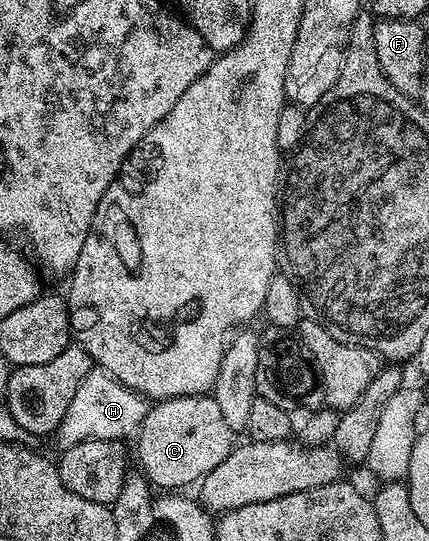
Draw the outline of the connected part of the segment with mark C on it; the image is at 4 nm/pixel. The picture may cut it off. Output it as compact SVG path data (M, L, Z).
M193 394L192 396L180 396L179 398L163 398L161 400L155 401L153 405L147 409L144 420L141 426L138 427L138 433L136 435L136 441L138 441L138 458L136 454L136 462L142 465L141 473L144 475L147 482L153 484L155 487L161 488L166 492L178 492L183 488L182 486L190 486L193 484L201 483L202 478L208 472L212 472L212 468L216 468L216 464L220 464L222 461L228 457L231 450L234 449L236 445L236 434L235 431L228 428L227 422L224 420L224 416L220 413L220 404L216 404L216 400L212 396L207 396L204 394Z

